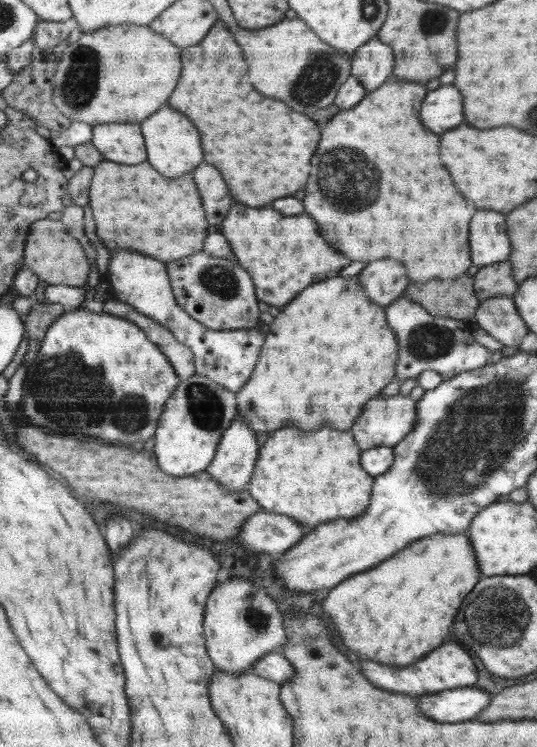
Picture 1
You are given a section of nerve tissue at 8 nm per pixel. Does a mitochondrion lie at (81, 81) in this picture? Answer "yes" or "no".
yes

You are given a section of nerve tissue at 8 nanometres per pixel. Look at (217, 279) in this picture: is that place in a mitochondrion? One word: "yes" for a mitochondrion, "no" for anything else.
yes

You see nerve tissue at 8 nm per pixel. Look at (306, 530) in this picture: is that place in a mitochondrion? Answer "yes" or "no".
no

